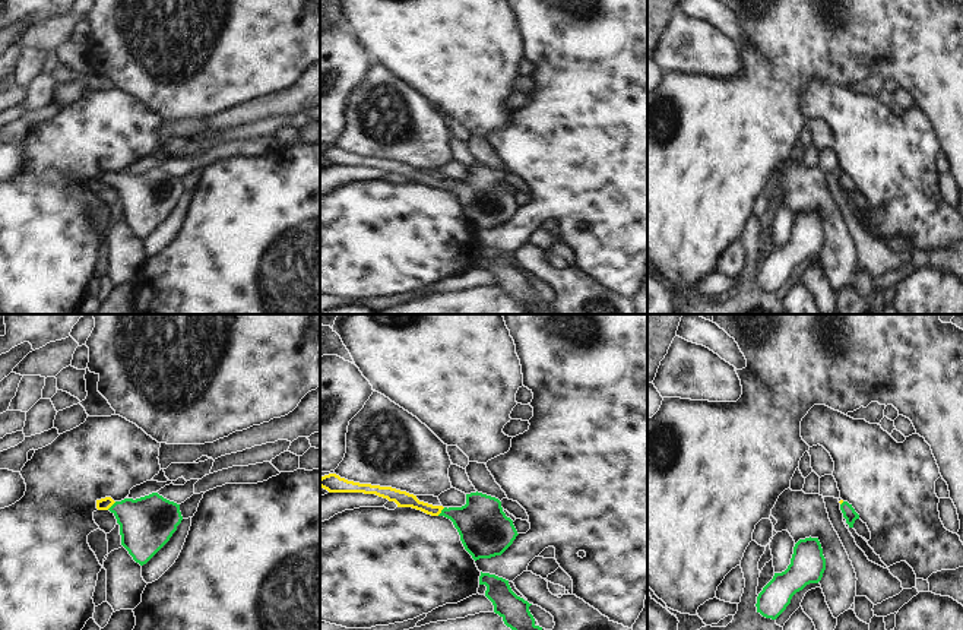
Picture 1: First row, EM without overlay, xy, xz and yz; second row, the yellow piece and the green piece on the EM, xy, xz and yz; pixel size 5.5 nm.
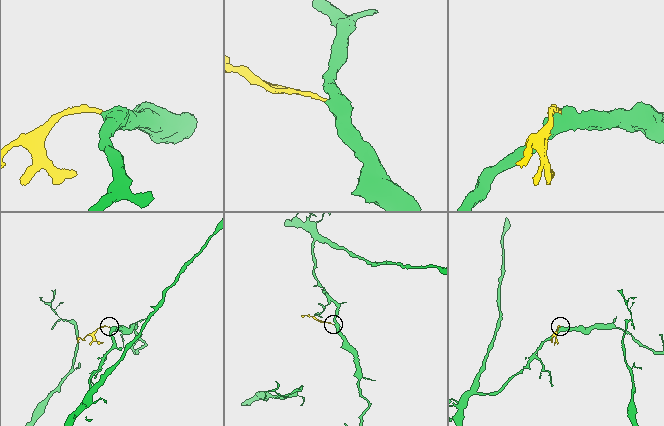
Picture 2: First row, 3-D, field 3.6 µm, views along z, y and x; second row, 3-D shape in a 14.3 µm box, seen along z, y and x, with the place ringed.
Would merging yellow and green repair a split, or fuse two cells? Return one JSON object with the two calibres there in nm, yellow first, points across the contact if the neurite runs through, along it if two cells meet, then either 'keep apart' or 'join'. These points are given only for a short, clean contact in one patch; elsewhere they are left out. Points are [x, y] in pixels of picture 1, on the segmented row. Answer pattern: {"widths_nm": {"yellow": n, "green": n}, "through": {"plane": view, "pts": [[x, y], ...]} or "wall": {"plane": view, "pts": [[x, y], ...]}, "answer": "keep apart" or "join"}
{"widths_nm": {"yellow": 70, "green": 300}, "through": {"plane": "xy", "pts": [[105, 503], [111, 505], [146, 524]]}, "answer": "join"}

